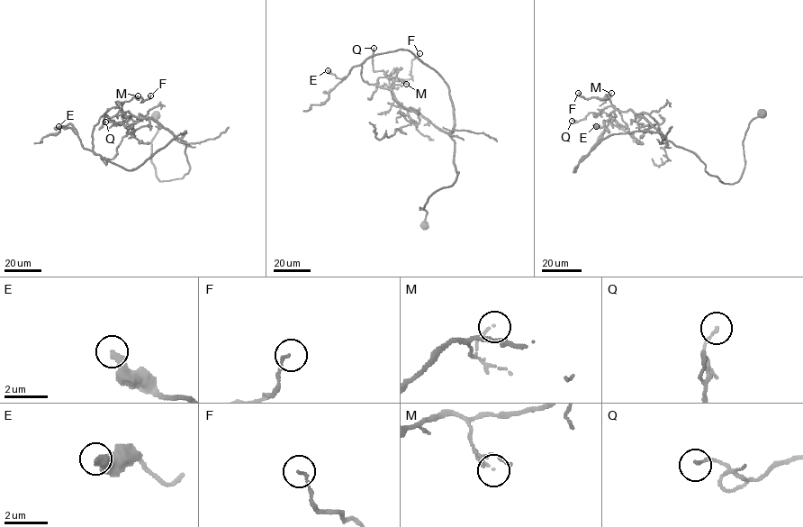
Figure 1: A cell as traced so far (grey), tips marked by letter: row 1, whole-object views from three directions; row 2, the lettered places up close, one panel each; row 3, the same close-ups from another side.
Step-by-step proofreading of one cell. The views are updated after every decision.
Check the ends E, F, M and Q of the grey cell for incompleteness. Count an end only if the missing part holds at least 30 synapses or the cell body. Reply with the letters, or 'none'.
none

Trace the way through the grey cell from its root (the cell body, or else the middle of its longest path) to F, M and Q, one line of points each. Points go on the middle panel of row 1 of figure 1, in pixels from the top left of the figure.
F: (424, 225), (419, 207), (459, 172), (454, 140), (392, 94), (393, 82), (411, 77), (419, 53)
M: (424, 225), (428, 213), (419, 207), (451, 186), (459, 172), (454, 140), (393, 98), (391, 85), (406, 84)
Q: (424, 225), (419, 207), (459, 172), (455, 141), (396, 103), (384, 72), (373, 69), (374, 48)

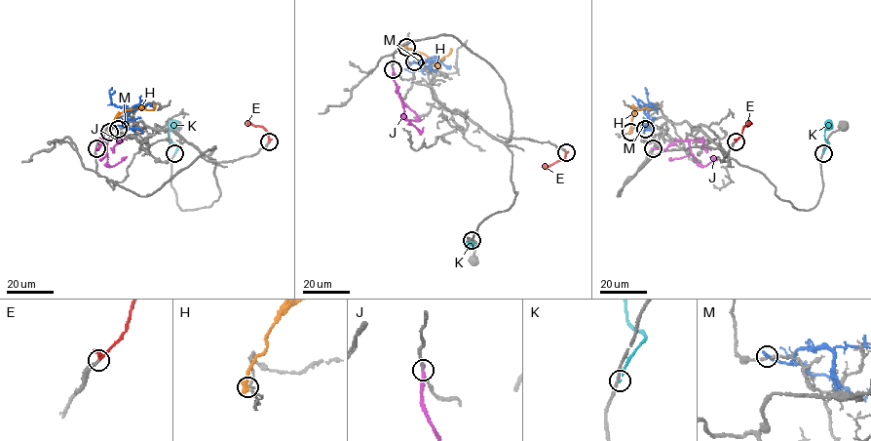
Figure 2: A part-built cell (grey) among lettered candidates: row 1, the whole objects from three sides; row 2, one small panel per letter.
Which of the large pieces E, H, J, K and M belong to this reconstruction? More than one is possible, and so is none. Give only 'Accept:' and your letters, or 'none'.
Accept: none

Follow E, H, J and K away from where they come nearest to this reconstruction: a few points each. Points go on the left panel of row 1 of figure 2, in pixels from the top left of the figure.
E: (269, 141), (265, 130), (246, 122)
H: (109, 132), (113, 119), (126, 110), (134, 107), (152, 109), (153, 104)
J: (95, 148), (98, 148), (101, 140), (106, 140), (107, 163), (110, 166), (127, 156)
K: (174, 153), (177, 145), (170, 140), (169, 130), (175, 121)

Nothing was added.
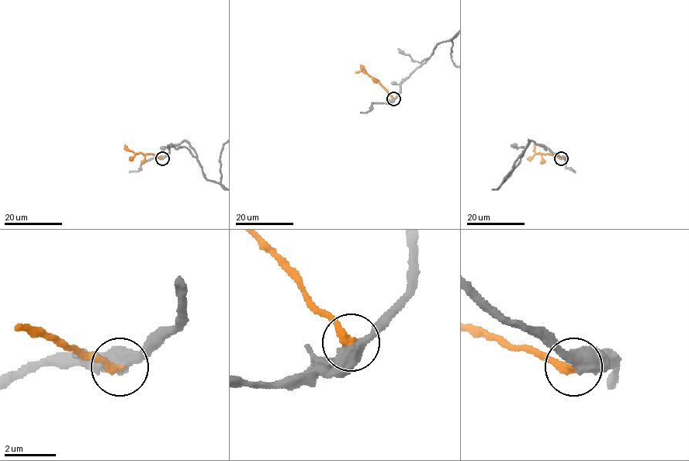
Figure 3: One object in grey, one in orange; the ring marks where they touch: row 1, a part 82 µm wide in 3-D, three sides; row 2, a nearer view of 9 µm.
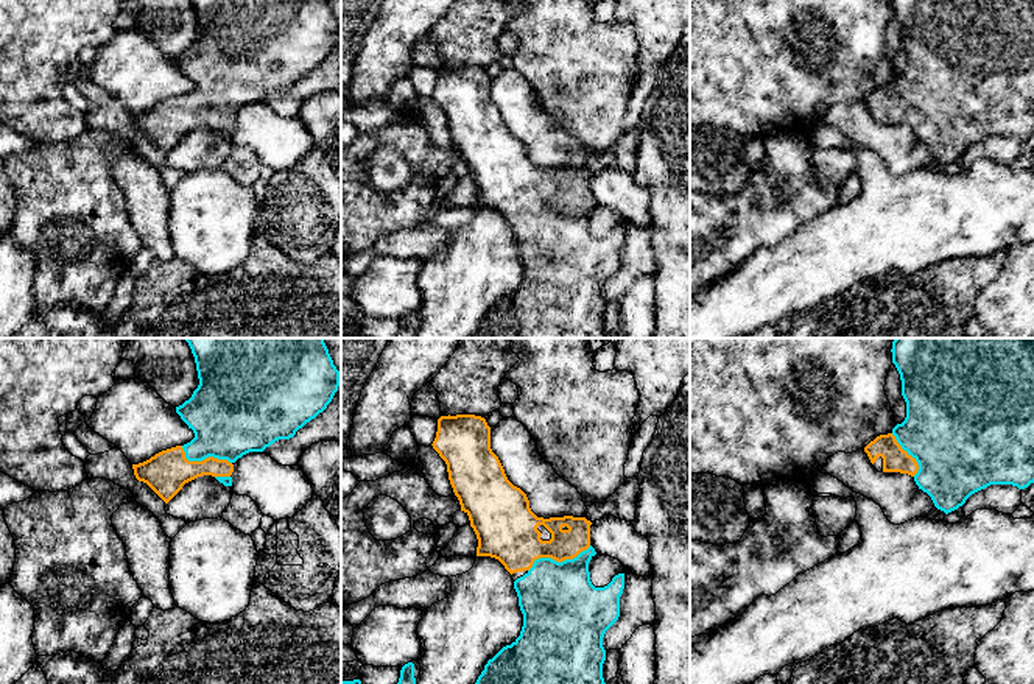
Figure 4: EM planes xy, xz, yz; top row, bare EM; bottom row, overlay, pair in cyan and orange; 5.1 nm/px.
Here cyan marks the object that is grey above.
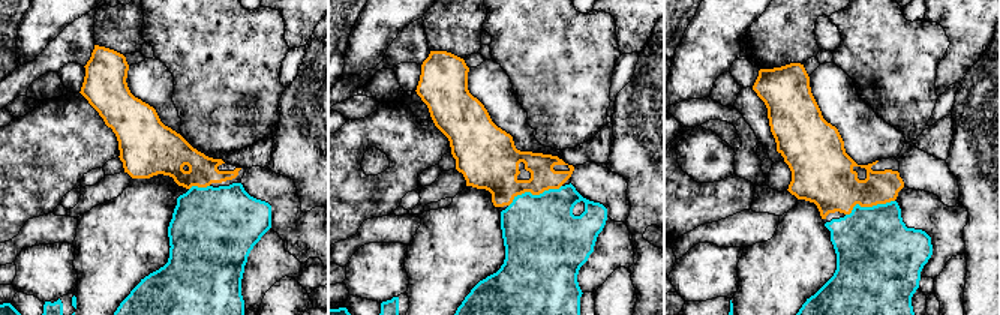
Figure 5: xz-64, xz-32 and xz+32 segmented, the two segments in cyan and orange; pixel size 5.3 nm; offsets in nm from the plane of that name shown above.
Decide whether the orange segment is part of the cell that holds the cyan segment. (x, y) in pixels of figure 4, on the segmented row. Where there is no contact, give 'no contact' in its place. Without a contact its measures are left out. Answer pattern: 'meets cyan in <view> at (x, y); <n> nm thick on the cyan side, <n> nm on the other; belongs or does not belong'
meets cyan in xz at (556, 561); 400 nm thick on the cyan side, 260 nm on the other; belongs

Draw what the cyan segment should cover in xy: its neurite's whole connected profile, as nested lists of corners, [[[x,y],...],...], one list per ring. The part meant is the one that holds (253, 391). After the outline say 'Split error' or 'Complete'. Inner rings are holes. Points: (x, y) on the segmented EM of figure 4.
[[[184,338],[195,357],[199,385],[176,413],[195,438],[132,464],[139,481],[146,483],[168,503],[185,483],[212,475],[232,486],[234,463],[249,452],[263,452],[279,439],[290,439],[322,413],[339,386],[324,338]]]. Split error

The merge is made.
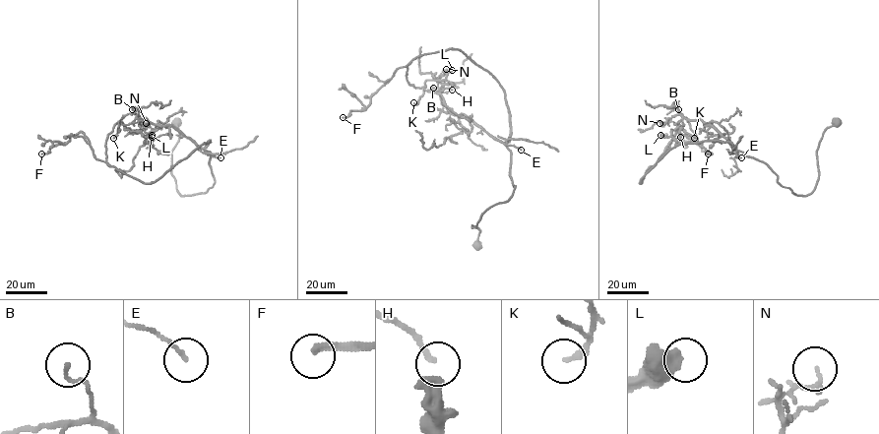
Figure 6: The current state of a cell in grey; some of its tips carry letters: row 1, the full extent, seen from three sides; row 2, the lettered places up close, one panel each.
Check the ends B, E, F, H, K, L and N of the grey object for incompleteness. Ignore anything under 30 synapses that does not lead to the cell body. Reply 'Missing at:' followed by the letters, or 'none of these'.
Missing at: F

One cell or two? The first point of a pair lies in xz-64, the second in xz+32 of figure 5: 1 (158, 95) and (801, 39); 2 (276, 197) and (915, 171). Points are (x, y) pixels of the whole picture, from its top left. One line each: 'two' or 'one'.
1: two
2: one

